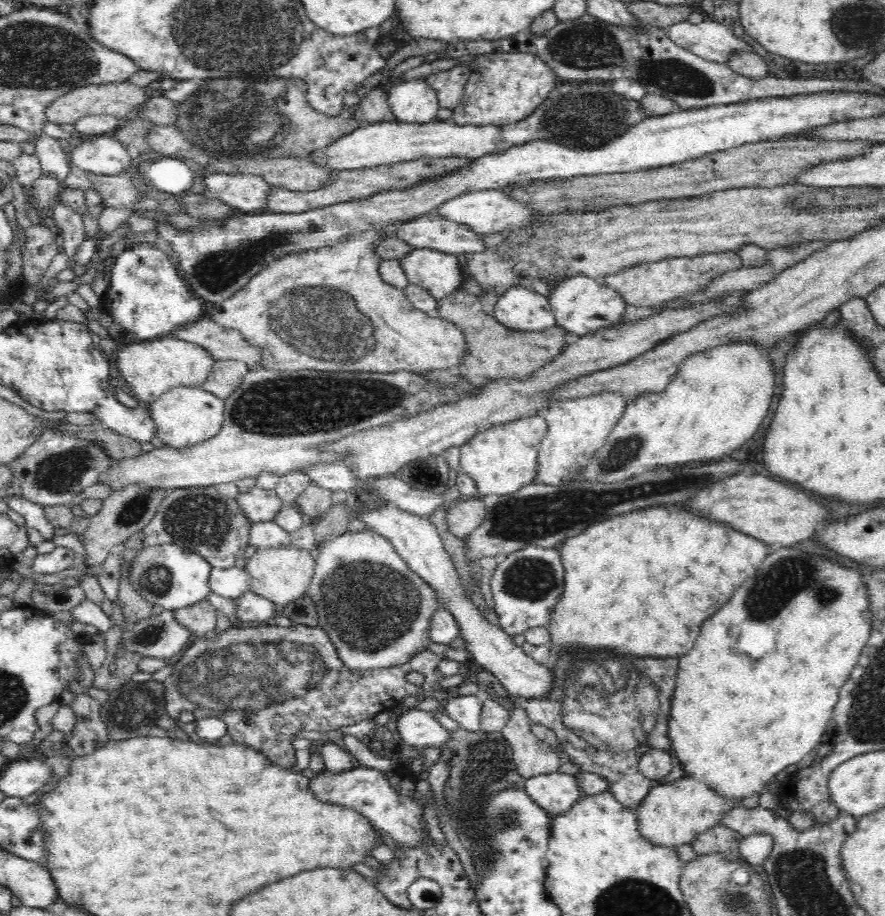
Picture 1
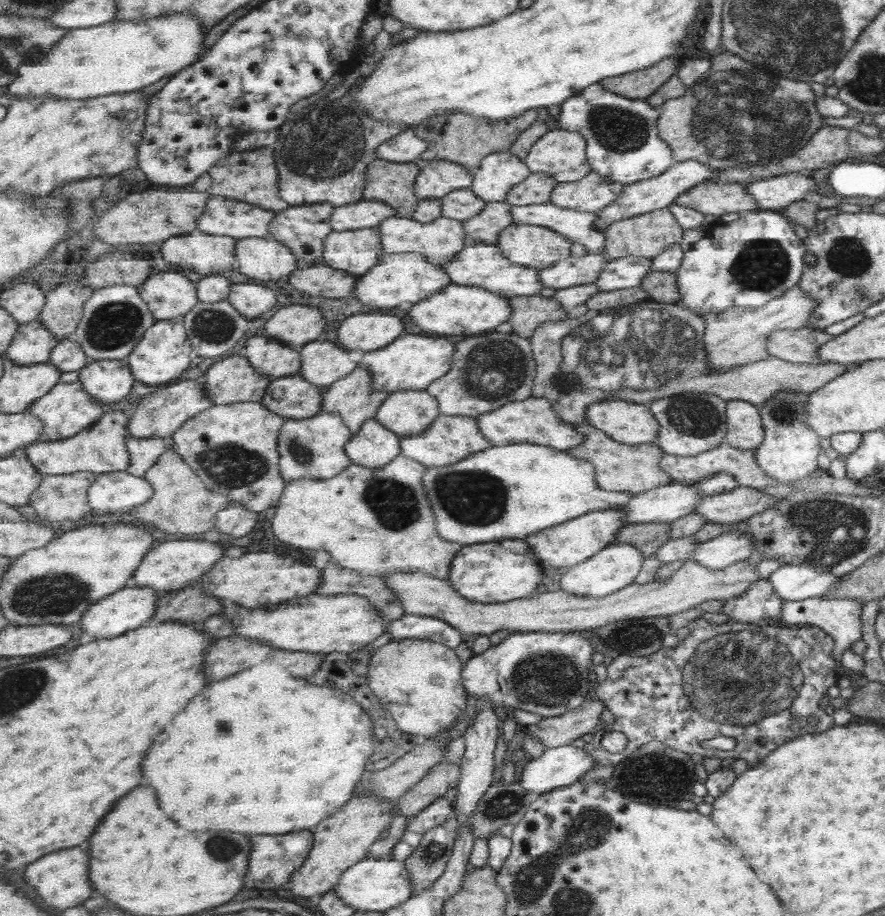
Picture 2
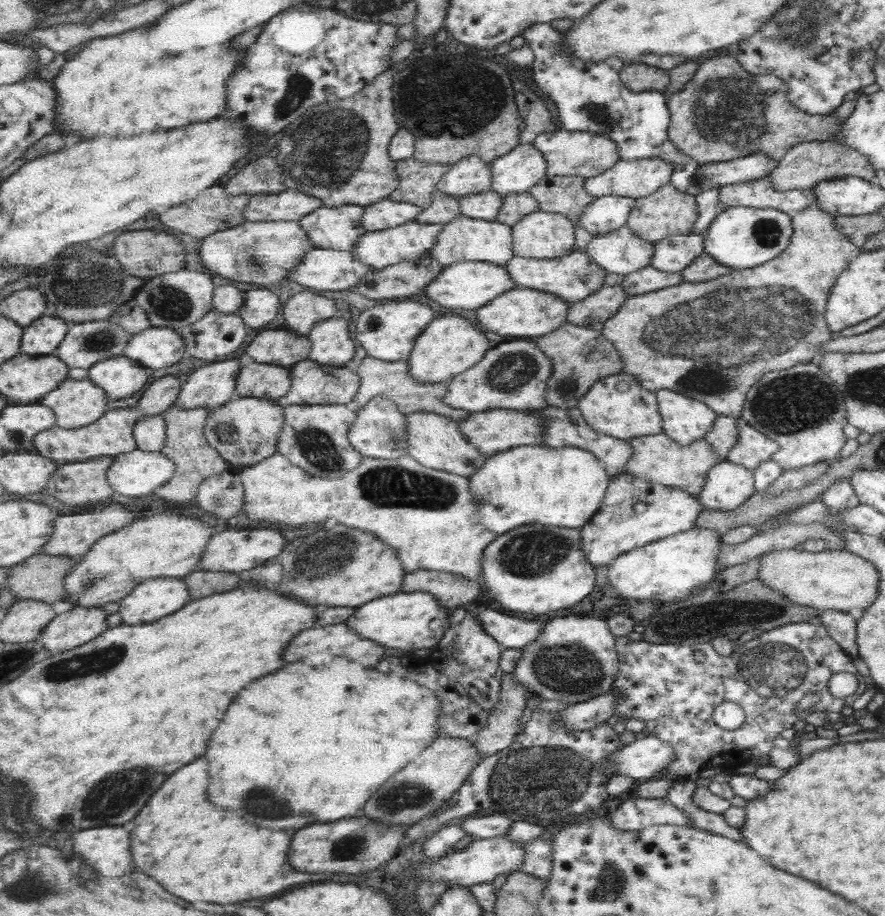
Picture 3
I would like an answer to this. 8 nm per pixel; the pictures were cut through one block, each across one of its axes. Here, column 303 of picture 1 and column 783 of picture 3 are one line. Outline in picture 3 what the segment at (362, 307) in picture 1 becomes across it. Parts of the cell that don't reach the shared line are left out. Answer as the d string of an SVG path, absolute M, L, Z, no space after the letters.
M815 204L791 214L789 218L793 226L789 246L777 258L753 270L737 270L709 282L681 282L663 290L627 296L621 310L601 326L601 336L605 336L605 340L609 340L621 354L625 364L623 372L635 376L645 390L673 390L705 404L715 416L739 420L745 394L763 374L787 370L797 364L809 364L815 358L817 348L835 336L825 326L825 308L835 280L847 264L855 260L859 248L833 226L833 216Z

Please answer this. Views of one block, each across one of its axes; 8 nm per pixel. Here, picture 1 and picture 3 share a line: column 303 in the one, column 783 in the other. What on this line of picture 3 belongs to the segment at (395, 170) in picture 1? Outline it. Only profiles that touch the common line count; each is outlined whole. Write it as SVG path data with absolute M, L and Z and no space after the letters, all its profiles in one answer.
M761 178L757 182L721 186L717 188L717 198L725 208L747 206L747 208L757 208L757 210L781 210L787 216L815 204L813 190L777 192L769 184L769 178Z

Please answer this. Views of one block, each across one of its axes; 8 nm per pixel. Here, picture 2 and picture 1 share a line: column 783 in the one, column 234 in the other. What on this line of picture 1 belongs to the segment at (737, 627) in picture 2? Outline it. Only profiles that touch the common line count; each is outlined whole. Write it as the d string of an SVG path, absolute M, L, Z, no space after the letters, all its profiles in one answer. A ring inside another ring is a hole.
M218 614L212 634L190 640L190 644L186 644L176 656L168 660L174 672L164 680L166 714L176 720L178 728L184 730L192 742L208 742L218 746L250 746L274 764L292 768L296 764L292 734L298 730L340 730L340 726L352 726L360 724L362 720L374 718L378 712L392 712L402 704L412 704L426 692L446 692L446 688L442 688L442 680L446 676L438 670L438 664L442 660L442 654L438 656L430 650L424 650L404 666L394 666L388 670L350 670L340 660L328 632L320 626L312 628L306 624L292 624L288 628L282 628L262 624L258 628L232 628L230 620ZM412 670L426 674L426 684L422 688L414 688L404 680L404 676Z

